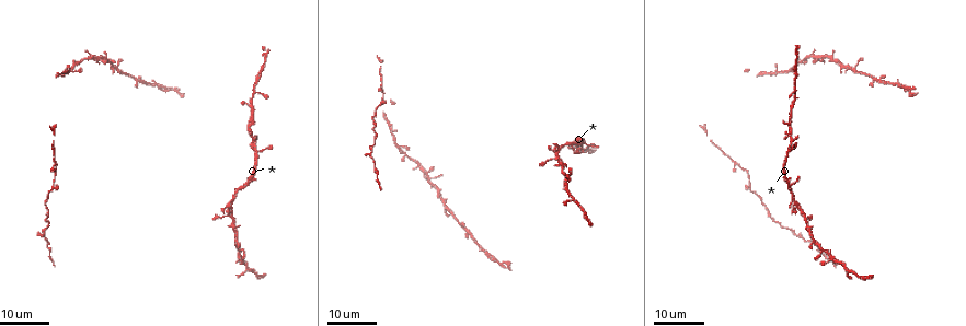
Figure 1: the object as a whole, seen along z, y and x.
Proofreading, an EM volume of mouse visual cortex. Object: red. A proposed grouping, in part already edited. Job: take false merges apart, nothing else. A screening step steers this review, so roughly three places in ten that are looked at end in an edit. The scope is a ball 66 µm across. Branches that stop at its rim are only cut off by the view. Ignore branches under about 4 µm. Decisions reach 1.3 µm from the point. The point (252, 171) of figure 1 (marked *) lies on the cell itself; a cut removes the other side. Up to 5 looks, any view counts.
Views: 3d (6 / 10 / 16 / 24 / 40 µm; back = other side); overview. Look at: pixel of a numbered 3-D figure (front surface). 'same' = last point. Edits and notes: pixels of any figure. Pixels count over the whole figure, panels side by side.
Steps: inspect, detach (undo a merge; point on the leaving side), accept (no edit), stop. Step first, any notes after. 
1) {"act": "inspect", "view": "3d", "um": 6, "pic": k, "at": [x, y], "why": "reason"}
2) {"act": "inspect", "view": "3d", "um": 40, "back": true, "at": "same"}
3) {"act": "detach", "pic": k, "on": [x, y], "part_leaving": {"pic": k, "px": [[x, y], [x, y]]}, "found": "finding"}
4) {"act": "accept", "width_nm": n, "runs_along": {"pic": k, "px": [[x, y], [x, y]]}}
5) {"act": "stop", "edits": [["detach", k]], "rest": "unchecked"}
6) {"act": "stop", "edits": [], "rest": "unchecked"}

{"act": "inspect", "view": "3d", "um": 16, "pic": 1, "at": [231, 216], "why": "arms part here"}

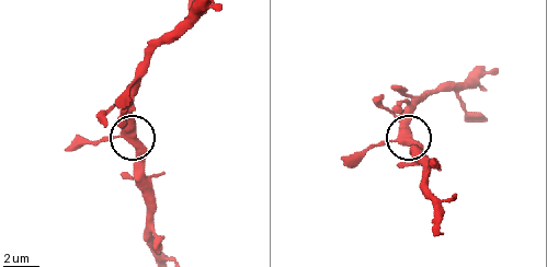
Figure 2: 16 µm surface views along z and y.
{"act": "inspect", "view": "3d", "um": 6, "pic": 2, "at": [122, 133]}

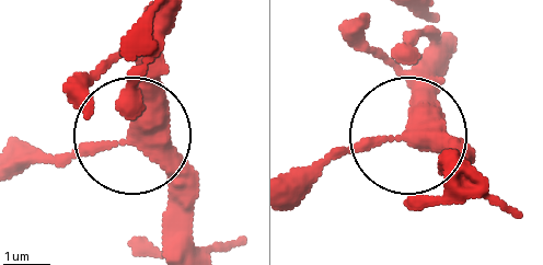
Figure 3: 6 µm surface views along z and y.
{"act": "accept", "arms": 3, "runs_along": {"pic": 3, "px": [[175, 16], [140, 146], [203, 248]]}, "found": "continuous, no second cell"}

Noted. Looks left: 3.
{"act": "inspect", "view": "3d", "um": 24, "pic": 1, "at": [52, 188], "why": "three arms meet"}

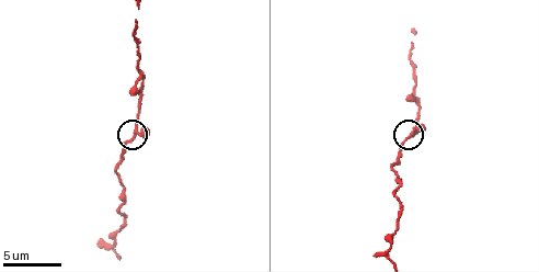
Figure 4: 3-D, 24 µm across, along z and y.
{"act": "inspect", "view": "3d", "um": 6, "pic": 4, "at": [411, 132]}

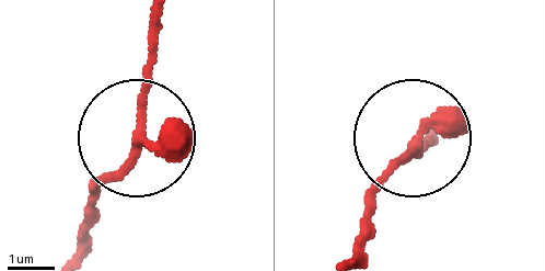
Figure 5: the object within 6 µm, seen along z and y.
{"act": "accept", "arms": 3, "runs_along": {"pic": 5, "px": [[79, 247], [99, 184], [137, 140], [153, 26]]}, "found": "all the same cell"}

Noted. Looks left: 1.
{"act": "stop", "edits": [], "rest": "unchecked"}

